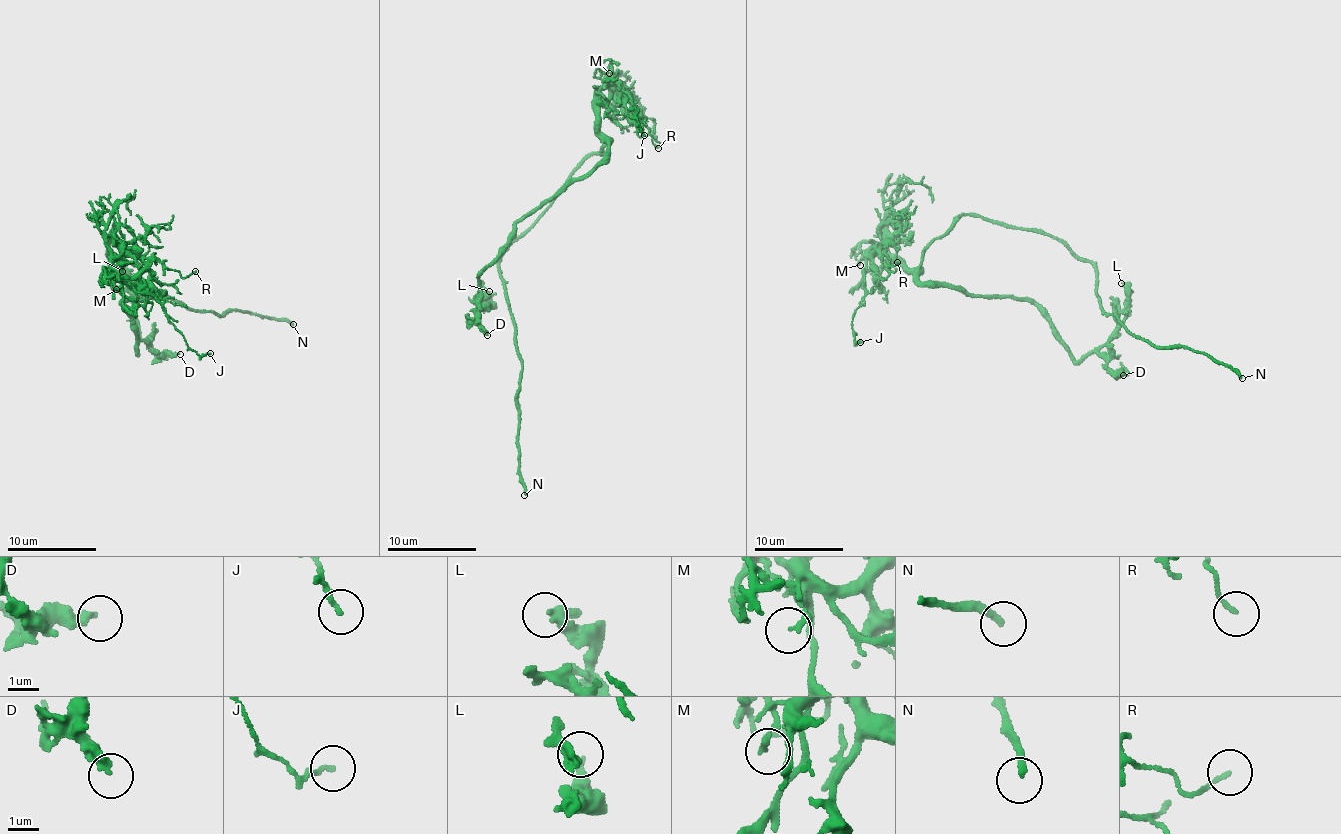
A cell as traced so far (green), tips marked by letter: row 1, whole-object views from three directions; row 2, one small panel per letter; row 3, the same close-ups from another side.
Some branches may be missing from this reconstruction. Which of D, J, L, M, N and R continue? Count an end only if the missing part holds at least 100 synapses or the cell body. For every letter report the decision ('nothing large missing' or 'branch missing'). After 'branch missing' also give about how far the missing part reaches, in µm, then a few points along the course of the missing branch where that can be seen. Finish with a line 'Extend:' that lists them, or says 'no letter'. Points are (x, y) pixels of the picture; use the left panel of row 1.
D: nothing large missing
J: nothing large missing
L: nothing large missing
M: nothing large missing
N: branch missing; missing 9 µm; course (293, 324), (308, 329), (323, 325), (346, 328), (352, 323), (350, 319)
R: nothing large missing
Extend: N

